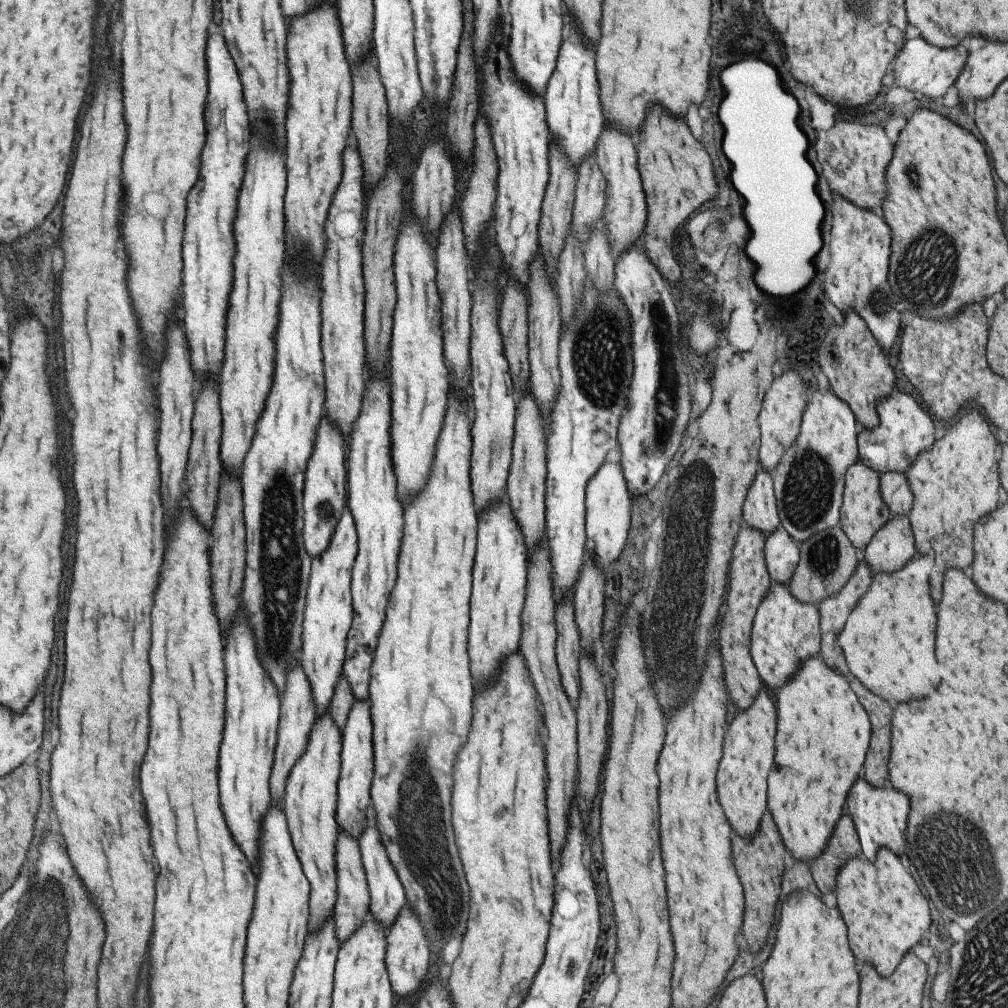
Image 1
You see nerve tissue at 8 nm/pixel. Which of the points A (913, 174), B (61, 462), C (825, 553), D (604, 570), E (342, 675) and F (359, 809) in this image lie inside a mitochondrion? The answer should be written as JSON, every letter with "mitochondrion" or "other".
{"A":"mitochondrion","B":"other","C":"mitochondrion","D":"other","E":"other","F":"other"}

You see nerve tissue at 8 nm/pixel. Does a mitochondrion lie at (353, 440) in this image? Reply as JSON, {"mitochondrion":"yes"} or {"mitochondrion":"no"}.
{"mitochondrion":"no"}

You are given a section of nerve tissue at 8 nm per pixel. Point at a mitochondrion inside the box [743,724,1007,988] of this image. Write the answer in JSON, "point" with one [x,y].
{"point":[946,843]}

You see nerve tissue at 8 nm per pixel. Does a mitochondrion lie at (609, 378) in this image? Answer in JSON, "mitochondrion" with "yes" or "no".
{"mitochondrion":"yes"}

